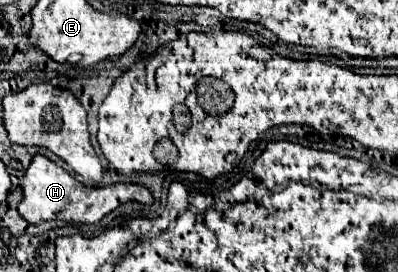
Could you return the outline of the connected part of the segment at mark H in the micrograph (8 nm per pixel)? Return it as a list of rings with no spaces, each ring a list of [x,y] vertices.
[[[36,153],[30,167],[26,169],[26,175],[22,179],[24,199],[18,205],[18,213],[30,221],[40,223],[48,219],[62,219],[66,223],[98,223],[106,213],[114,211],[124,201],[140,201],[140,203],[152,203],[152,193],[148,187],[138,183],[112,183],[102,187],[88,187],[76,181],[68,171],[58,167],[48,157]]]

